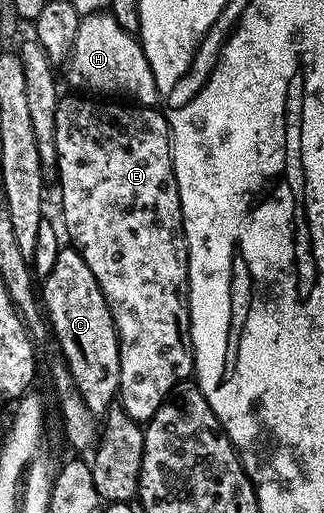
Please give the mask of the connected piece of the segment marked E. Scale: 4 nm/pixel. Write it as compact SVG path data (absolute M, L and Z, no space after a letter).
M82 95L70 96L74 97L63 96L59 100L56 111L56 151L58 152L56 176L62 184L62 221L66 224L67 235L70 236L69 244L82 256L84 263L88 263L88 271L96 275L96 283L102 288L102 294L114 320L114 329L118 332L120 383L117 400L132 419L145 423L152 419L152 415L156 415L160 403L164 403L164 399L174 390L174 386L179 381L189 378L194 371L194 350L188 344L188 309L184 304L186 238L182 231L182 208L178 184L174 178L174 160L170 157L170 124L166 121L165 112L154 107L139 107L133 103L107 103L102 99L87 99Z

